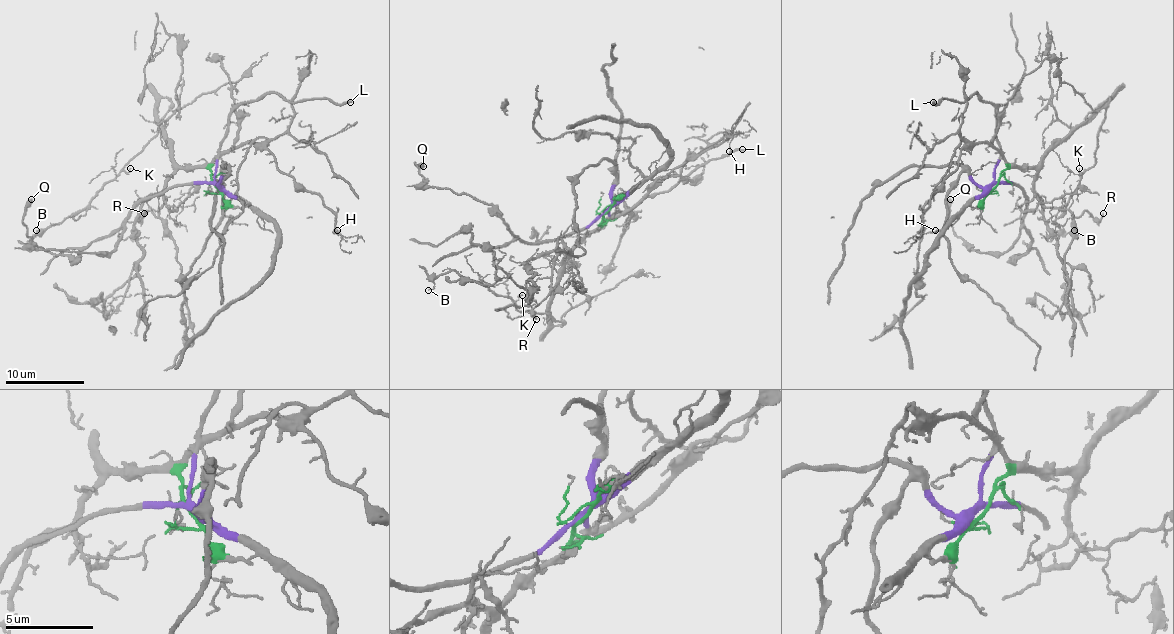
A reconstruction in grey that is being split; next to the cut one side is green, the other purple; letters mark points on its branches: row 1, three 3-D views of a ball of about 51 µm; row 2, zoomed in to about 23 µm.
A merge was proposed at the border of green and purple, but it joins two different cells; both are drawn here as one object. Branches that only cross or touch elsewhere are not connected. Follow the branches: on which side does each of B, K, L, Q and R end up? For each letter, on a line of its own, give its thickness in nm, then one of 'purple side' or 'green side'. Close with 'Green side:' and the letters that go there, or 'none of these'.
B: 110 nm | green side
K: 140 nm | green side
L: 280 nm | purple side
Q: 440 nm | purple side
R: 150 nm | green side
Green side: B, K, R

